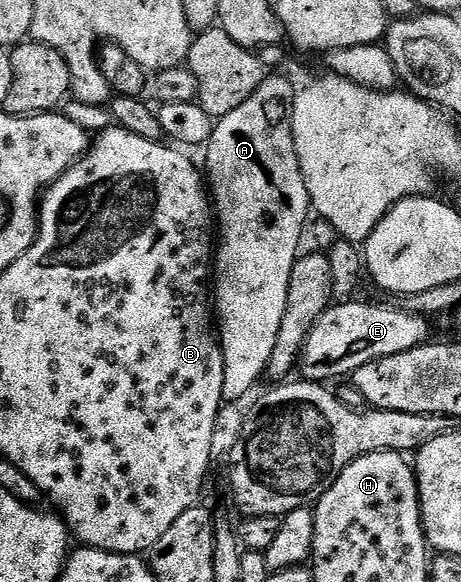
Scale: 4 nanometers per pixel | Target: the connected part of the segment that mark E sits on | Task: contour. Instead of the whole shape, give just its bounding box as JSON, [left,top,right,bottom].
[299,301,431,383]

